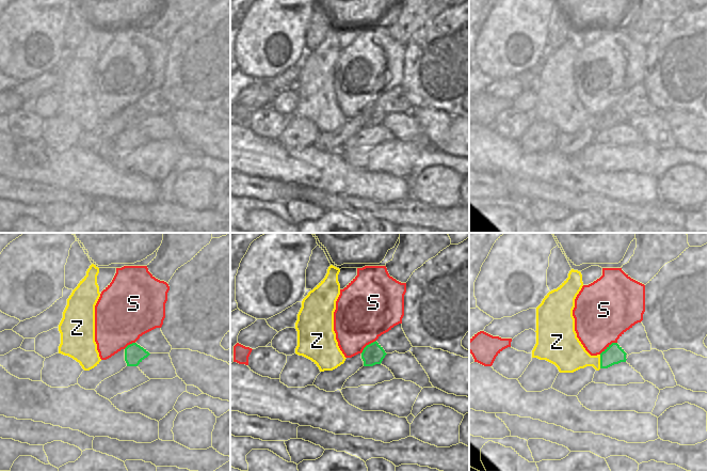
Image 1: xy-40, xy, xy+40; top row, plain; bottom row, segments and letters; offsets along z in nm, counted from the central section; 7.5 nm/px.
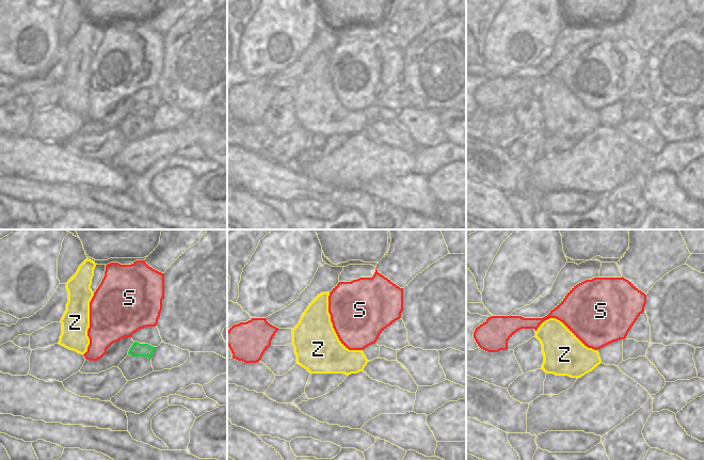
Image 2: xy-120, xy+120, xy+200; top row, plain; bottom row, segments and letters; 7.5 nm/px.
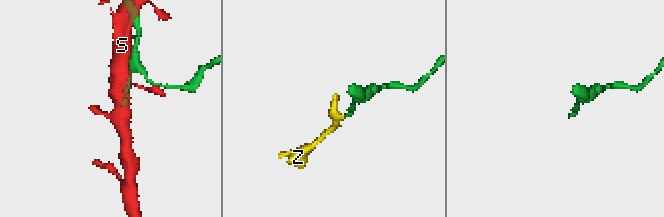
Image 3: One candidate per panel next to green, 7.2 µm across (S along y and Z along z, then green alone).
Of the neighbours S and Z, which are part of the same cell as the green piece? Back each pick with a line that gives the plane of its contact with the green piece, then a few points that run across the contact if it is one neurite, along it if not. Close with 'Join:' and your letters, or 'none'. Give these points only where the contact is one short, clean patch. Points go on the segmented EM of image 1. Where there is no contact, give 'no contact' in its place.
Z: meets green in xy+40; line xy+40 (613, 355), (600, 361), (590, 361), (568, 355)
Join: Z

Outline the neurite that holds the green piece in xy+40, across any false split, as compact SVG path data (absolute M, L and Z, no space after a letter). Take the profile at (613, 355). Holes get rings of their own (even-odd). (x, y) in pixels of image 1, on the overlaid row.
M572 269L568 278L536 308L536 344L532 358L554 364L560 373L574 373L586 366L599 371L627 360L627 353L617 343L609 345L600 355L591 356L577 337L573 310L582 286L581 272Z

